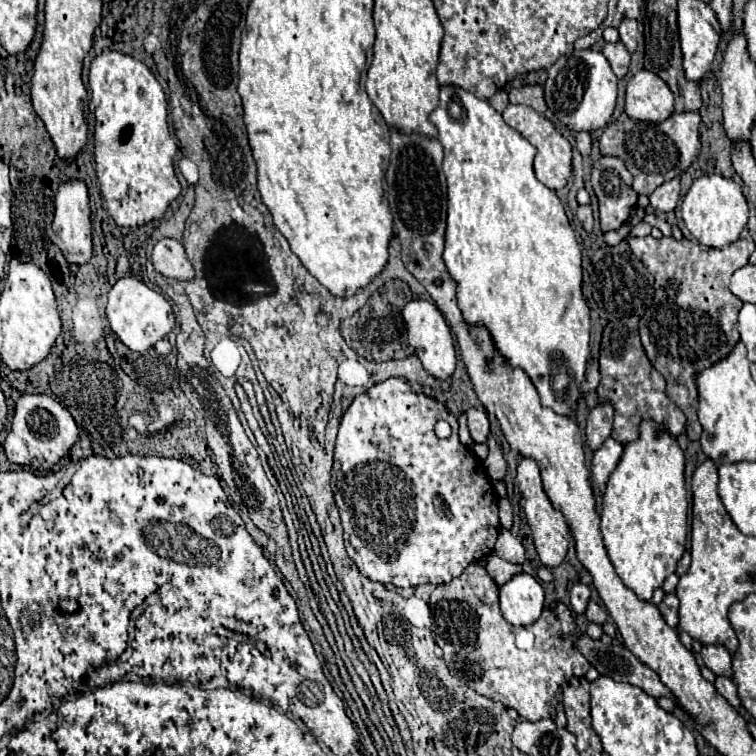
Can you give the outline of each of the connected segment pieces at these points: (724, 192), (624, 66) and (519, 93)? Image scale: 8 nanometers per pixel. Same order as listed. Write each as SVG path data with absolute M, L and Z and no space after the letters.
M712 174L712 176L702 176L694 180L690 186L688 194L682 200L682 220L690 234L704 246L722 250L736 242L740 238L740 232L744 230L748 222L748 204L742 194L740 184L734 180L728 180L724 176Z
M622 42L604 44L602 54L604 54L606 60L610 62L614 74L616 74L618 78L624 78L626 72L628 72L628 66L630 66L630 54L628 54L628 50L624 48L624 44L622 44Z
M522 86L522 88L512 88L512 90L508 92L508 96L510 96L510 104L526 104L526 106L534 108L534 110L540 112L540 114L546 112L542 86Z

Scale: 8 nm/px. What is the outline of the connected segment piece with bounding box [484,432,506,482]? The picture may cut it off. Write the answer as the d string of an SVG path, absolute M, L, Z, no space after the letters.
M490 432L488 436L488 448L490 448L490 454L488 458L484 460L484 466L486 466L486 472L490 476L492 482L504 478L504 472L506 472L506 460L504 460L504 454L500 450L500 446L496 444L496 440Z

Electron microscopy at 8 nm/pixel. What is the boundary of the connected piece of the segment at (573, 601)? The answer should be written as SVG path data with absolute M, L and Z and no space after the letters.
M574 584L572 590L570 590L570 606L576 614L584 614L586 612L586 606L590 602L590 588L584 586L584 584Z

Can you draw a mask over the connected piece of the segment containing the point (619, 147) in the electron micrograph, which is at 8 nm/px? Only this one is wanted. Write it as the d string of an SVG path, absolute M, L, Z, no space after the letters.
M674 112L668 120L660 124L638 122L628 118L628 114L620 114L614 122L604 128L600 138L602 156L618 156L624 160L626 168L632 172L634 182L632 188L638 194L652 194L660 184L680 176L698 156L700 150L700 114L698 112Z

